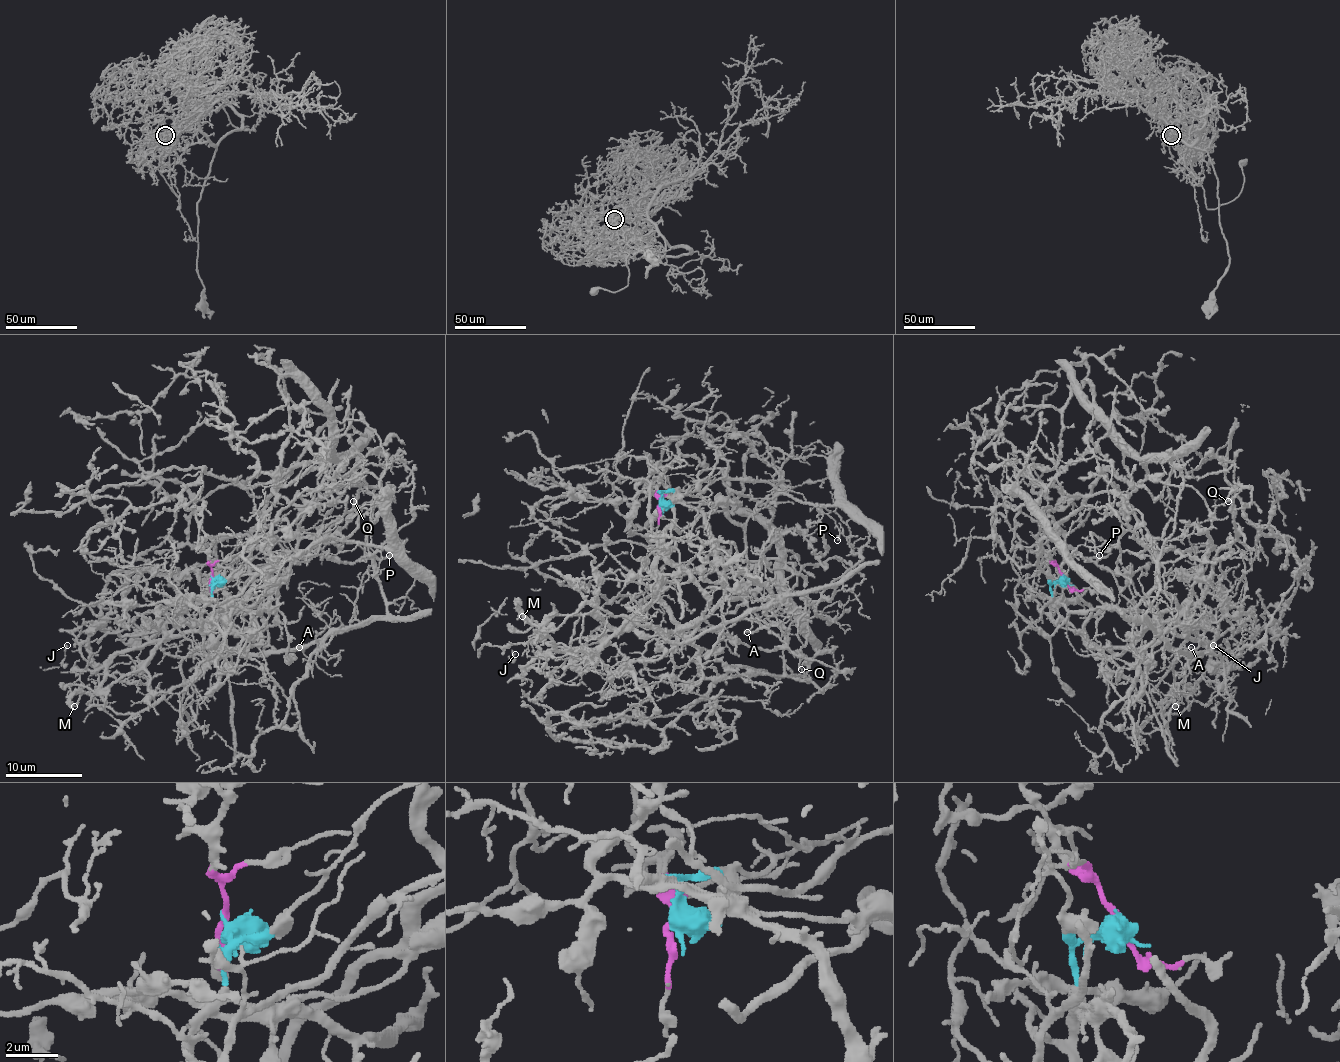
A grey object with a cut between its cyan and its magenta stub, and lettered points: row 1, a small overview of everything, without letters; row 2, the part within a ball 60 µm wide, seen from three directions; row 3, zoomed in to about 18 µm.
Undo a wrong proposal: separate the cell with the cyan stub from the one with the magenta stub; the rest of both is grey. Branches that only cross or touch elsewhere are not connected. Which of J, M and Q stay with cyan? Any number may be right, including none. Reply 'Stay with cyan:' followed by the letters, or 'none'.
Stay with cyan: J, M, Q

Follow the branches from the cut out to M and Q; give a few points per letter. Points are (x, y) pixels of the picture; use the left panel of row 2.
M: (212, 578), (226, 630), (189, 683), (178, 693), (159, 693), (141, 670), (128, 672), (84, 693), (75, 706)
Q: (212, 578), (226, 632), (208, 645), (210, 618), (250, 586), (258, 536), (342, 487), (361, 489), (354, 502)

